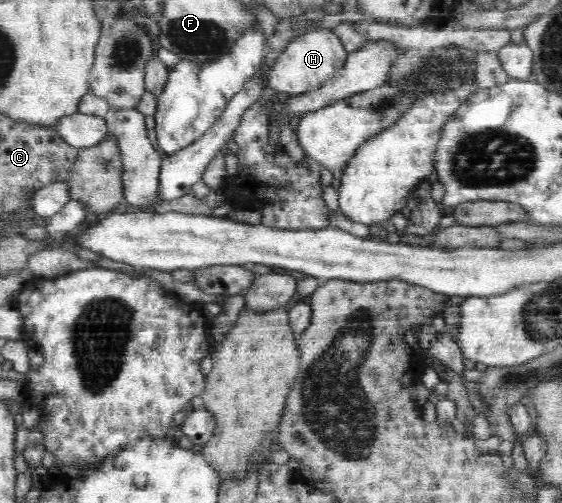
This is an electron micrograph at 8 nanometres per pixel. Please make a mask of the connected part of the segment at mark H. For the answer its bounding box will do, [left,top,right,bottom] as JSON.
[267,28,347,96]

